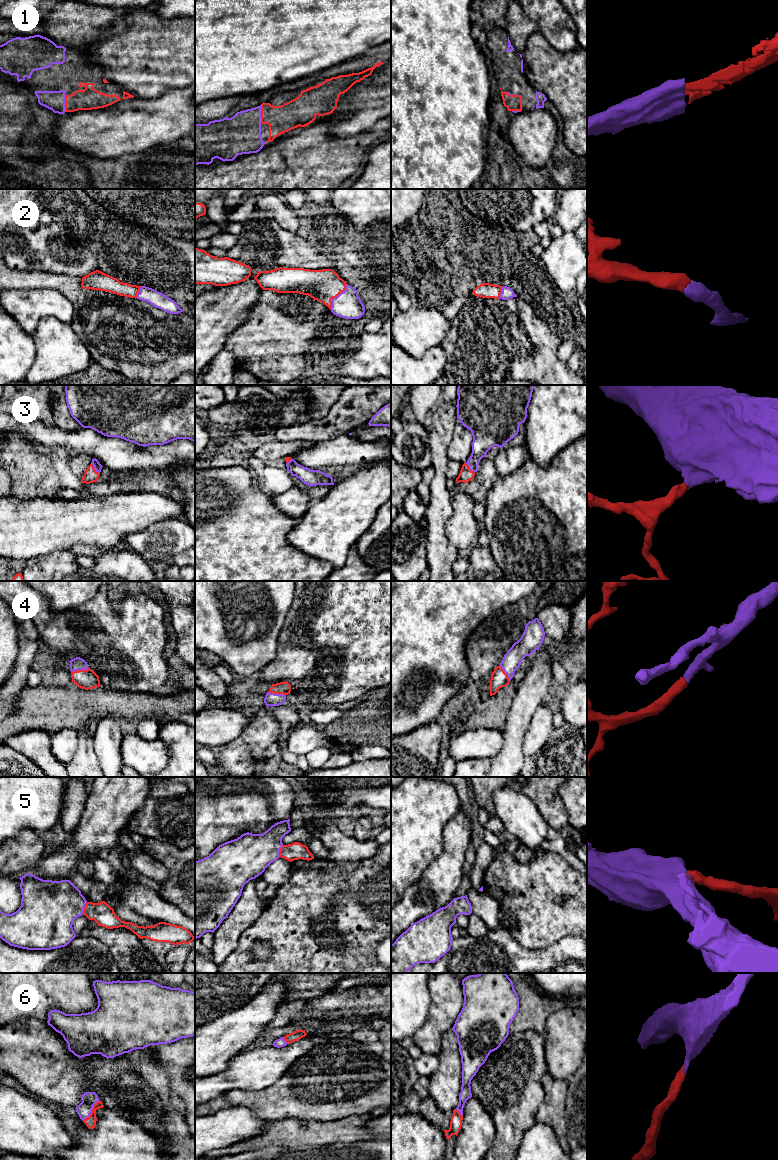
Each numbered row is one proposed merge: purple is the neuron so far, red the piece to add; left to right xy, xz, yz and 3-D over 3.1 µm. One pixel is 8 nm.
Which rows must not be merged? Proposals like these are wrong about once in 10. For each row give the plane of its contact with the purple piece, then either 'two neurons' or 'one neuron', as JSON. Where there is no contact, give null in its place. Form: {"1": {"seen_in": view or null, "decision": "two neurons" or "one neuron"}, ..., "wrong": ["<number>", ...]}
{"1": {"seen_in": "xz", "decision": "one neuron"}, "2": {"seen_in": "xz", "decision": "one neuron"}, "3": {"seen_in": "xy", "decision": "one neuron"}, "4": {"seen_in": "xy", "decision": "one neuron"}, "5": {"seen_in": "xy", "decision": "one neuron"}, "6": {"seen_in": "xy", "decision": "one neuron"}, "wrong": []}

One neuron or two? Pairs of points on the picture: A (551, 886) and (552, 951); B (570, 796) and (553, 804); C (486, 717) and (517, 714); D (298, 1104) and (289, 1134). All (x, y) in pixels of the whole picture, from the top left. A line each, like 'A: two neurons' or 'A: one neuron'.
A: two neurons
B: two neurons
C: two neurons
D: two neurons

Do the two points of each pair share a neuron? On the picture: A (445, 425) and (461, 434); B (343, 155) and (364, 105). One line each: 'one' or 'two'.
A: two
B: two

